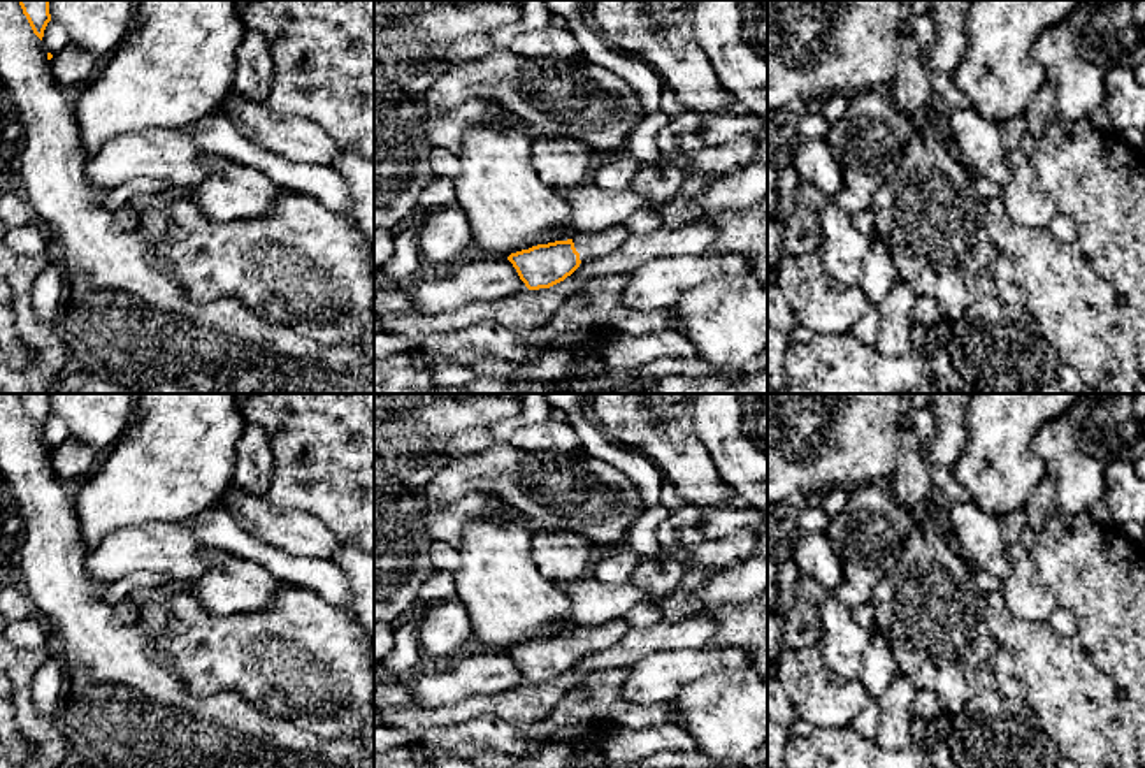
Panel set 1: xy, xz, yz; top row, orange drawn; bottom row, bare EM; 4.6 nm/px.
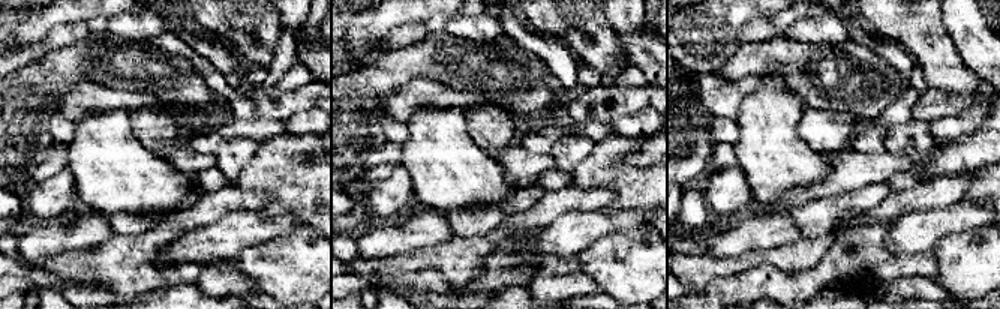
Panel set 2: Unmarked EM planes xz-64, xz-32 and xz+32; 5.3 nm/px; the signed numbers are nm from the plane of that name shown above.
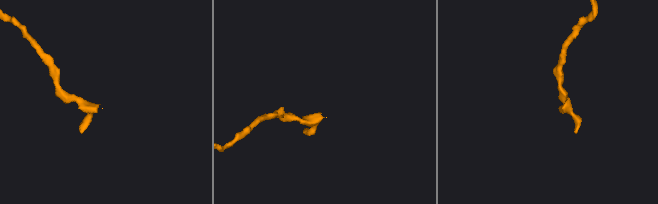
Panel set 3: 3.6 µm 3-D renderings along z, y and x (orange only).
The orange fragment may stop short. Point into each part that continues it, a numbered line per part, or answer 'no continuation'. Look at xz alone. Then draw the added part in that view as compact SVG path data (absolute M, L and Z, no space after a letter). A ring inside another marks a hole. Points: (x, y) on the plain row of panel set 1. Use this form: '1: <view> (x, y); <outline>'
1: xz (596, 638); M615 619L604 626L574 629L572 636L583 657L609 648L611 645L618 643L629 631L630 626L623 619Z

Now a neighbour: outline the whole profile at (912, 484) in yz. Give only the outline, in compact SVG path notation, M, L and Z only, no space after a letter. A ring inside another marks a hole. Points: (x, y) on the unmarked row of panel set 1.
M913 429L899 431L897 464L889 487L899 504L915 515L931 503L936 490L929 464L922 455L922 443Z

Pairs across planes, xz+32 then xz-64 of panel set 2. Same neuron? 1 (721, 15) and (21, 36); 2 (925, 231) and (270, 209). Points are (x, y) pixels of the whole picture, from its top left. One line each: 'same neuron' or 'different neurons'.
1: same neuron
2: different neurons

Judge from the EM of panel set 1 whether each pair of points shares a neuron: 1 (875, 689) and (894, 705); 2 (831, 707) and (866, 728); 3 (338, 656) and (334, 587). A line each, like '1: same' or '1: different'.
1: different
2: different
3: different

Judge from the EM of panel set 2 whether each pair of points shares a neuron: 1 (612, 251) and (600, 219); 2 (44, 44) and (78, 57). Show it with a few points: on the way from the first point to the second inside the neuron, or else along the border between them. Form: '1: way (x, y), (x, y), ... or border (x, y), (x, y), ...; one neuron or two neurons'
1: border (640, 224), (627, 231), (604, 236), (577, 255); two neurons
2: border (89, 35), (84, 39), (50, 50), (24, 65); two neurons

